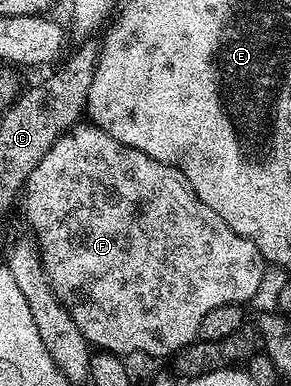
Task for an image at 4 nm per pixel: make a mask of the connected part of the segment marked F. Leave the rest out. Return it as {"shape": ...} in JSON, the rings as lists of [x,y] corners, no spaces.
{"shape":[[[77,123],[71,129],[64,130],[62,136],[50,147],[50,151],[42,155],[38,167],[34,167],[34,171],[24,183],[22,205],[23,201],[24,217],[36,236],[34,245],[54,295],[70,313],[70,319],[76,322],[88,344],[106,353],[129,355],[128,353],[136,352],[145,353],[148,357],[171,358],[197,340],[198,323],[202,315],[206,315],[206,311],[214,311],[214,307],[223,305],[244,305],[251,302],[266,268],[264,256],[260,254],[258,247],[254,247],[250,239],[242,239],[242,235],[230,231],[230,227],[222,223],[221,217],[210,211],[210,207],[206,207],[206,203],[202,203],[198,195],[194,195],[182,171],[166,163],[158,163],[158,159],[150,159],[142,155],[142,151],[126,143],[118,143],[118,139],[106,135],[91,123]]]}

